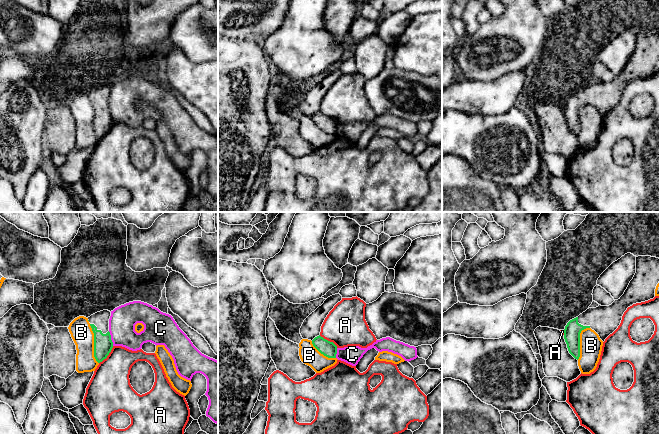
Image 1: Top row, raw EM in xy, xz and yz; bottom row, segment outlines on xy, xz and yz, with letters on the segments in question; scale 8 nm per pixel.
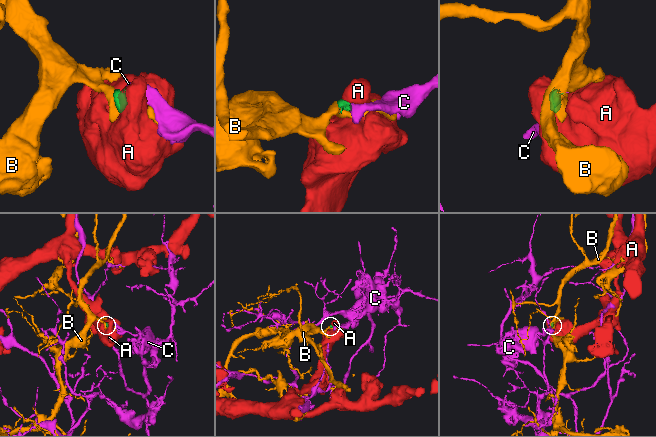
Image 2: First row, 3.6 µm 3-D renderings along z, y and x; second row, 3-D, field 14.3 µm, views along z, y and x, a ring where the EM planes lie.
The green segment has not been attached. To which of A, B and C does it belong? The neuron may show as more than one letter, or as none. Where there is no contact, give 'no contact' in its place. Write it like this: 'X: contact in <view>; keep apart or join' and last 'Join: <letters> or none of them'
A: contact in xy; keep apart
B: contact in xy; keep apart
C: contact in xy; keep apart
Join: none of them

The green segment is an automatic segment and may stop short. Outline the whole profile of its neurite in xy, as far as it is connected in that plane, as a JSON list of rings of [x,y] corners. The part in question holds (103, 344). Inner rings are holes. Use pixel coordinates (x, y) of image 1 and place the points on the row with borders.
[[[103,310],[88,317],[94,333],[94,357],[98,363],[106,359],[113,348],[109,332],[110,316],[110,311]]]

